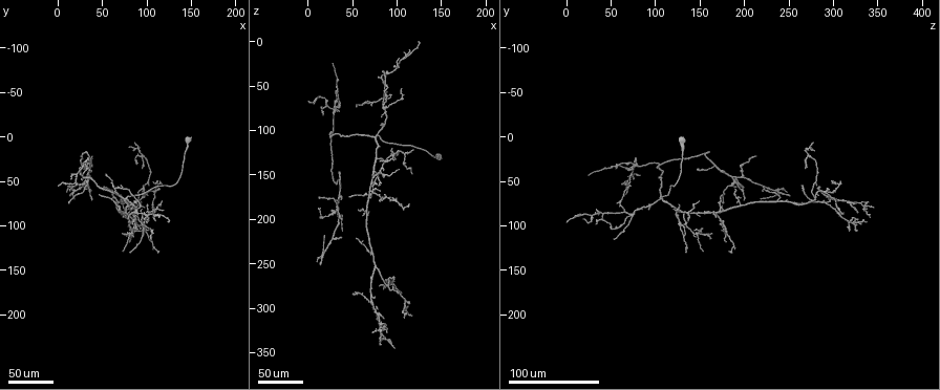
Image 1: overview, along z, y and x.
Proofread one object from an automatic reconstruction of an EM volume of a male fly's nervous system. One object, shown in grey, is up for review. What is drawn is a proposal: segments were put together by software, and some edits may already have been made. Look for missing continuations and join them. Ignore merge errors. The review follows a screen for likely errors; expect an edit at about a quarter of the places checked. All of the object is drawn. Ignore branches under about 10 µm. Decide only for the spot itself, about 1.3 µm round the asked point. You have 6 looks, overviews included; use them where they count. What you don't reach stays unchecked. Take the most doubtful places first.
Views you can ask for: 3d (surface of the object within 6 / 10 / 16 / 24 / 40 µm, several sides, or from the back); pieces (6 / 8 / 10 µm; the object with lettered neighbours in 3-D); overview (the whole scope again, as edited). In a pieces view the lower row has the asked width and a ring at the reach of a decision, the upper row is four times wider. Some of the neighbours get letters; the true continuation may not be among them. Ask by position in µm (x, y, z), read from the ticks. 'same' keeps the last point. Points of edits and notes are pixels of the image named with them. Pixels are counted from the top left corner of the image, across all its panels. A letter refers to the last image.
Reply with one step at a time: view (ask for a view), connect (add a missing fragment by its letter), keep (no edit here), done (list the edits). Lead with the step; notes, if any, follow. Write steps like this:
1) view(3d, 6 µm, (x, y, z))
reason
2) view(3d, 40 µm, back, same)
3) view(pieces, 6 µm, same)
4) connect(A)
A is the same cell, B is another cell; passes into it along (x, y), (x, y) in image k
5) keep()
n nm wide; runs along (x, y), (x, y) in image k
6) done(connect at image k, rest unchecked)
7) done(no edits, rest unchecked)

view(3d, 24 µm, (72, 128, 152))
branch stops here

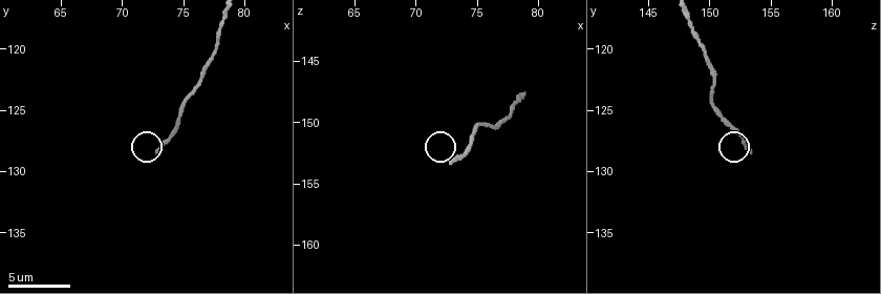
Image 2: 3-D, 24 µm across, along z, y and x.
view(pieces, 8 µm, (72.8, 128.2, 153.4))

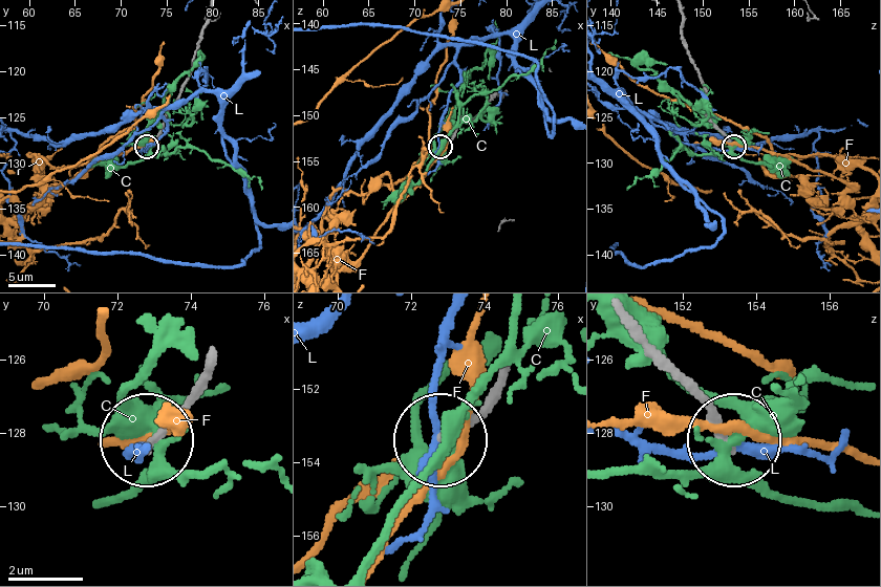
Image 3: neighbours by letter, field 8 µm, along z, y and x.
keep()
C, F and L are other cells; none of them fits

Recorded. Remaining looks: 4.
view(3d, 24 µm, (40, 20, 210))
an open end

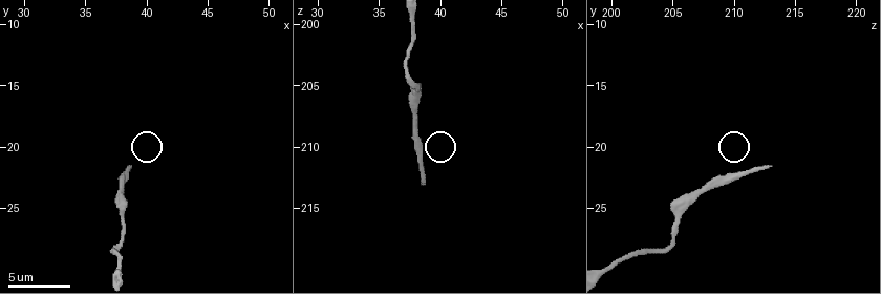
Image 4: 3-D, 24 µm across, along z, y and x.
view(3d, 6 µm, (38.4, 21.4, 212.6))

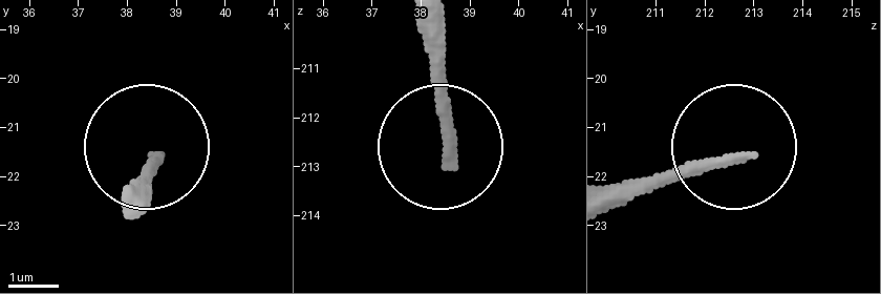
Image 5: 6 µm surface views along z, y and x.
view(pieces, 10 µm, (38.60, 21.60, 212.80))
see the neighbours

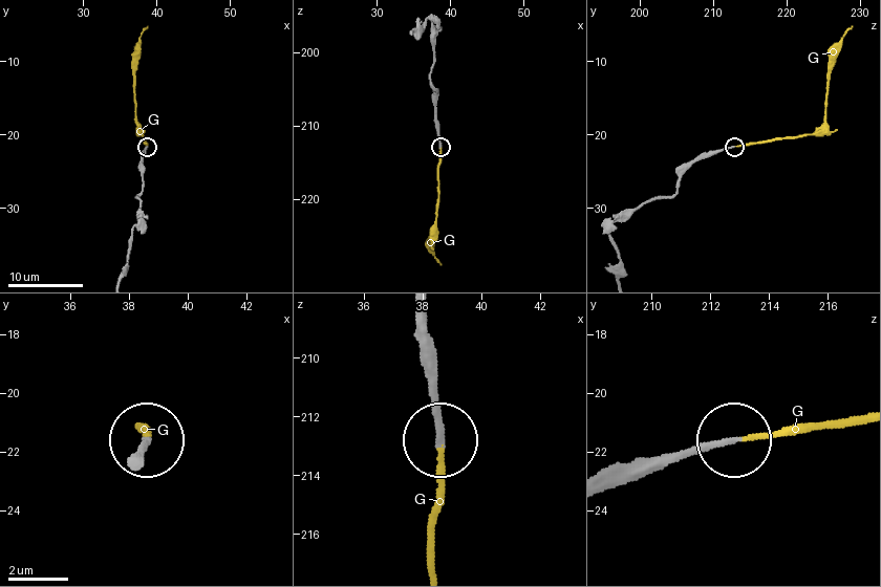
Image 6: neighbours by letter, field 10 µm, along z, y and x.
connect(G)
G is the same cell; passes into it along (715, 153), (735, 146), (812, 133), (822, 123), (825, 101) in image 6; it goes on there

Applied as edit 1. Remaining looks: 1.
done(connect at image 6, rest unchecked)

